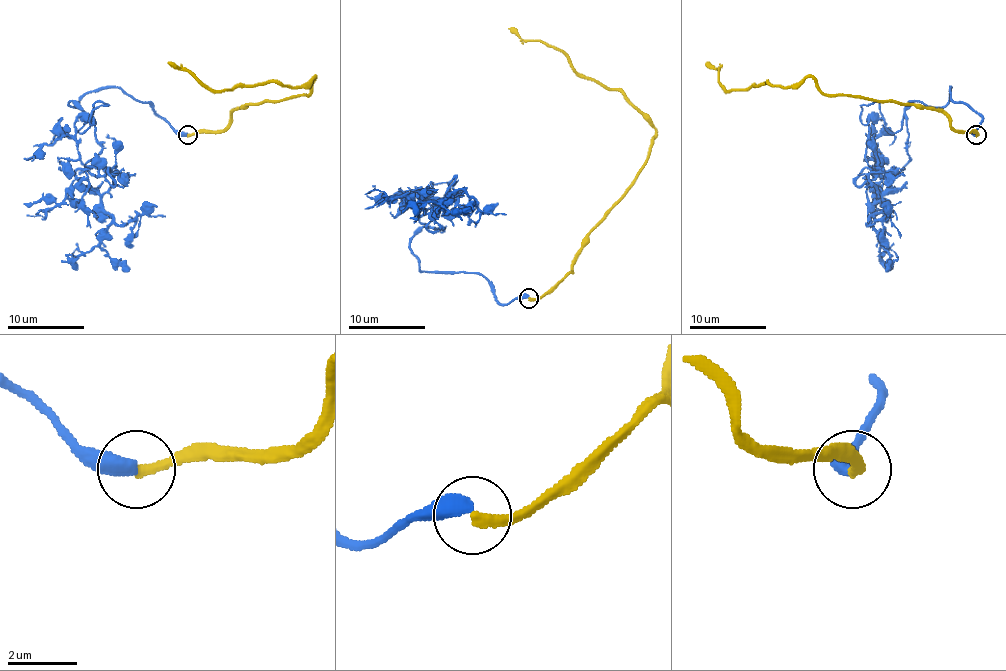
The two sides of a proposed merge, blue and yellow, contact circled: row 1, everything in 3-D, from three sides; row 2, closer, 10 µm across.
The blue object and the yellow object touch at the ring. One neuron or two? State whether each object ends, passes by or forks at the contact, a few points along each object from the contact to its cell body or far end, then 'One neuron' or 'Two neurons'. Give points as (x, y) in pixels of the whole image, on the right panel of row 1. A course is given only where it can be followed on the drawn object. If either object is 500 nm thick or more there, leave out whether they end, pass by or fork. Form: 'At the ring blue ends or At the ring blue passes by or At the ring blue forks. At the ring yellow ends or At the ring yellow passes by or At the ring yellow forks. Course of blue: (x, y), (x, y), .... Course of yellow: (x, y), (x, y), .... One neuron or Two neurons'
At the ring blue ends. At the ring yellow ends. Course of blue: (975, 135), (982, 118), (949, 87), (944, 106), (905, 110), (909, 160), (894, 176), (869, 174), (890, 262). Course of yellow: (976, 135), (959, 133), (942, 112), (824, 93), (811, 77), (728, 91), (707, 62). One neuron

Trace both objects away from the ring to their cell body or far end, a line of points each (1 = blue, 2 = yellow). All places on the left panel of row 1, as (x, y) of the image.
1: (187, 135), (118, 87), (71, 101), (100, 147), (85, 166), (112, 174), (102, 197), (112, 220), (62, 262)
2: (187, 135), (220, 133), (241, 106), (306, 95), (314, 77), (295, 87), (268, 81), (218, 91), (168, 62)

